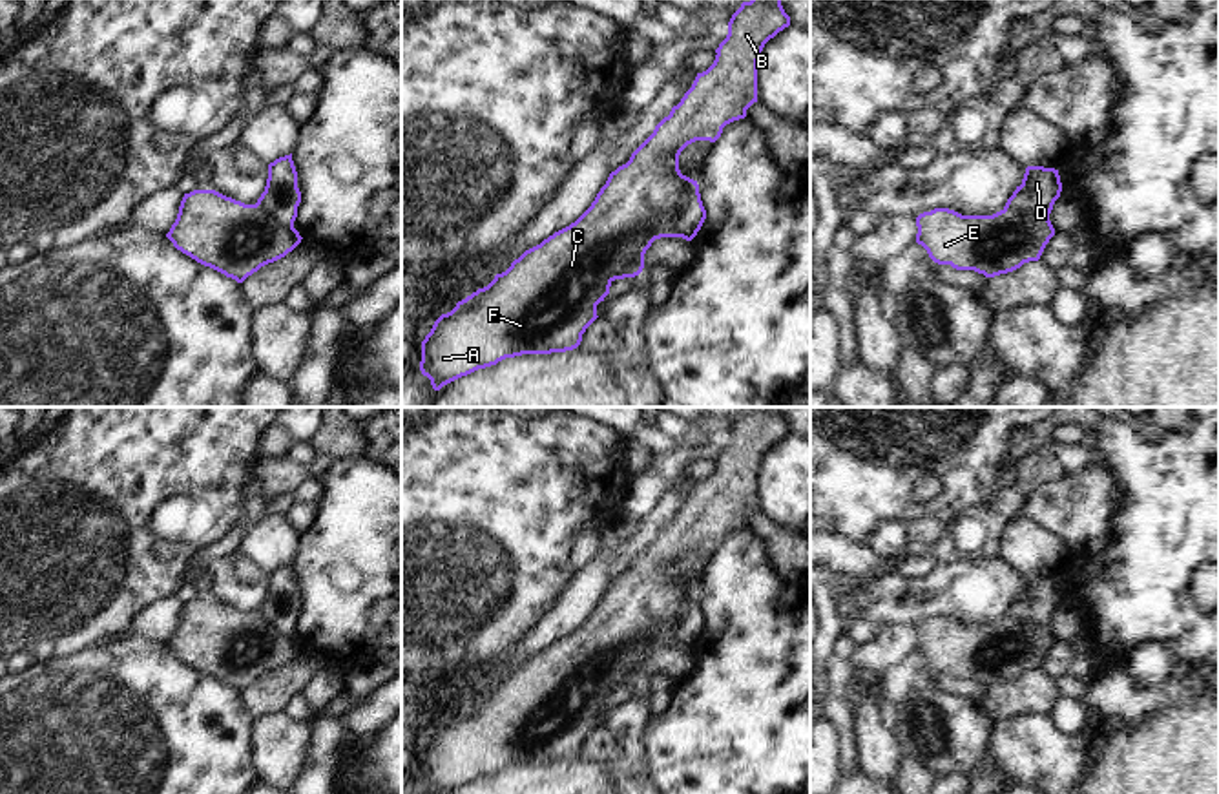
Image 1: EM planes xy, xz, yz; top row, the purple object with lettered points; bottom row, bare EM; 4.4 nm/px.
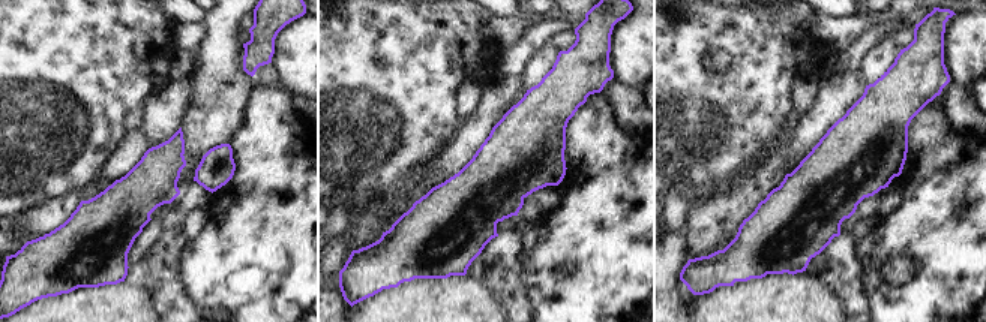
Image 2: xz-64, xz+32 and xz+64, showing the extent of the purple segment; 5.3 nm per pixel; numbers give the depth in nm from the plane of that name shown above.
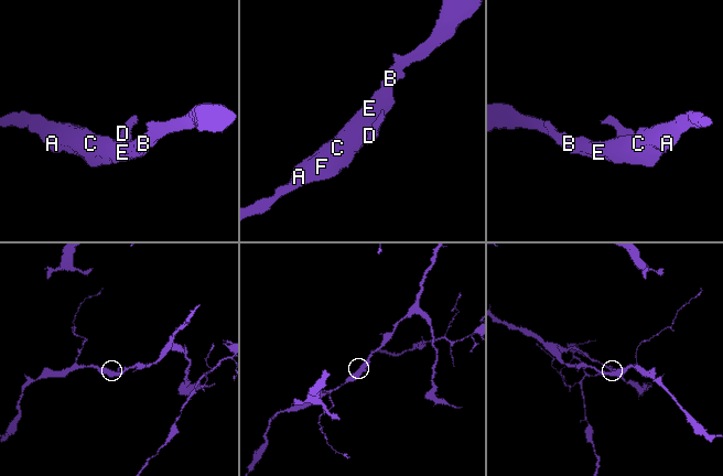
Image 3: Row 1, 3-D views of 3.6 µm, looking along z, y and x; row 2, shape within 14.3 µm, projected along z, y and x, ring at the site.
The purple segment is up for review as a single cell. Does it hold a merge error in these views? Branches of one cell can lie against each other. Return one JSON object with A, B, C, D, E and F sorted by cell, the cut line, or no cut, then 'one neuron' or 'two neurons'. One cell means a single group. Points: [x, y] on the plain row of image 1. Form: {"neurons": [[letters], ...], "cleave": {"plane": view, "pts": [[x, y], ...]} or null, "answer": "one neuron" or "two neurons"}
{"neurons": [["A", "B", "C", "E", "F"], ["D"]], "cleave": {"plane": "xz", "pts": [[698, 595], [688, 595], [681, 603], [674, 645]]}, "answer": "two neurons"}

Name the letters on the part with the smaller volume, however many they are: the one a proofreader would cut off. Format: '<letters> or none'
D

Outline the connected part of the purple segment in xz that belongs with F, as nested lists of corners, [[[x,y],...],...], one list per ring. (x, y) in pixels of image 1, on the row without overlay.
[[[781,407],[743,411],[728,431],[728,444],[715,458],[714,473],[697,482],[692,496],[672,517],[630,569],[610,582],[591,615],[569,635],[526,659],[495,688],[442,723],[422,750],[420,779],[431,794],[447,794],[478,778],[522,763],[573,759],[599,726],[597,714],[615,688],[635,686],[655,648],[675,646],[673,632],[681,602],[699,597],[679,579],[681,560],[695,549],[715,551],[723,537],[745,528],[757,511],[757,469],[765,453],[790,434]]]

